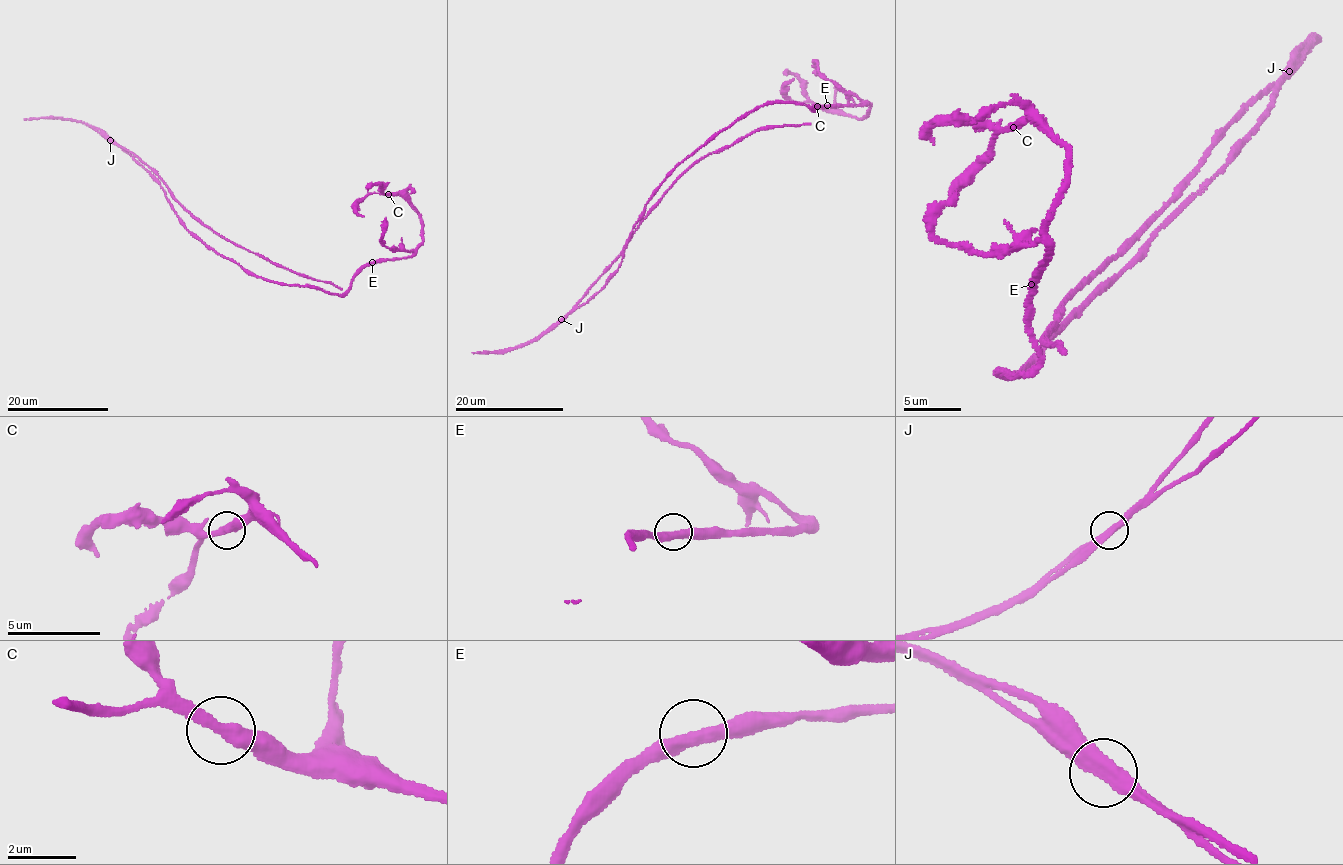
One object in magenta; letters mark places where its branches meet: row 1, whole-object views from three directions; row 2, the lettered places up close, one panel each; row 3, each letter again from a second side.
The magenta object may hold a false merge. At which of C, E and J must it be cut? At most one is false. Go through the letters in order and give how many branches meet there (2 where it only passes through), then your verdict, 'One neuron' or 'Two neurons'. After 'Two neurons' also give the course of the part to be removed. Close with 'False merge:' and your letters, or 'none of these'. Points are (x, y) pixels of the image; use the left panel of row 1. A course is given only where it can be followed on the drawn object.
C: Branches: 2. One neuron
E: Branches: 2. One neuron
J: Branches: 2. Two neurons. Course of the part to remove: (110, 140), (134, 154), (163, 182), (172, 197), (212, 230), (238, 246), (296, 273), (330, 282), (342, 289)
False merge: J

